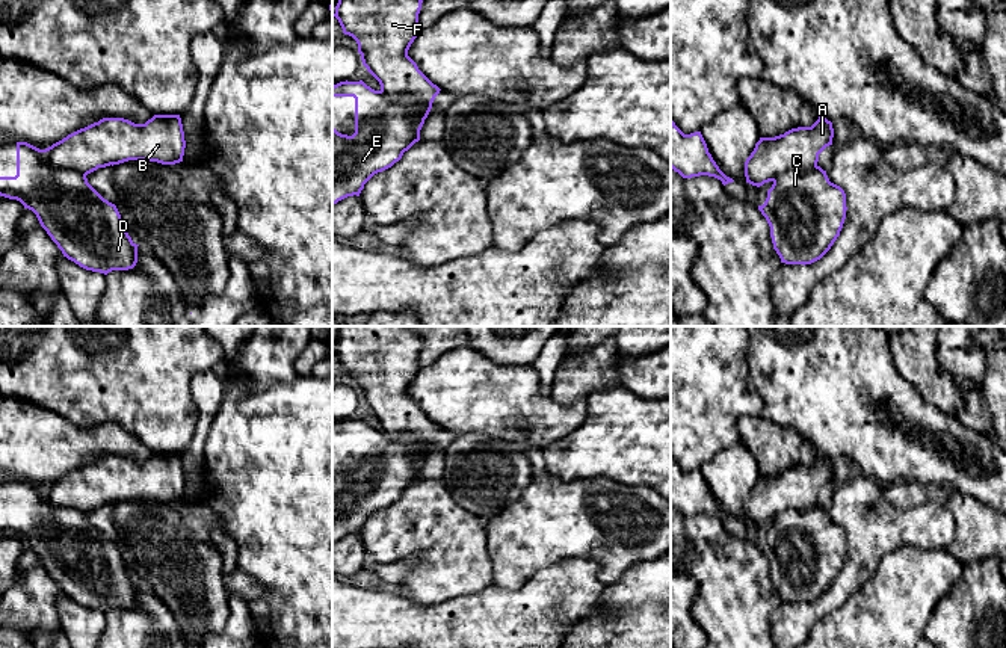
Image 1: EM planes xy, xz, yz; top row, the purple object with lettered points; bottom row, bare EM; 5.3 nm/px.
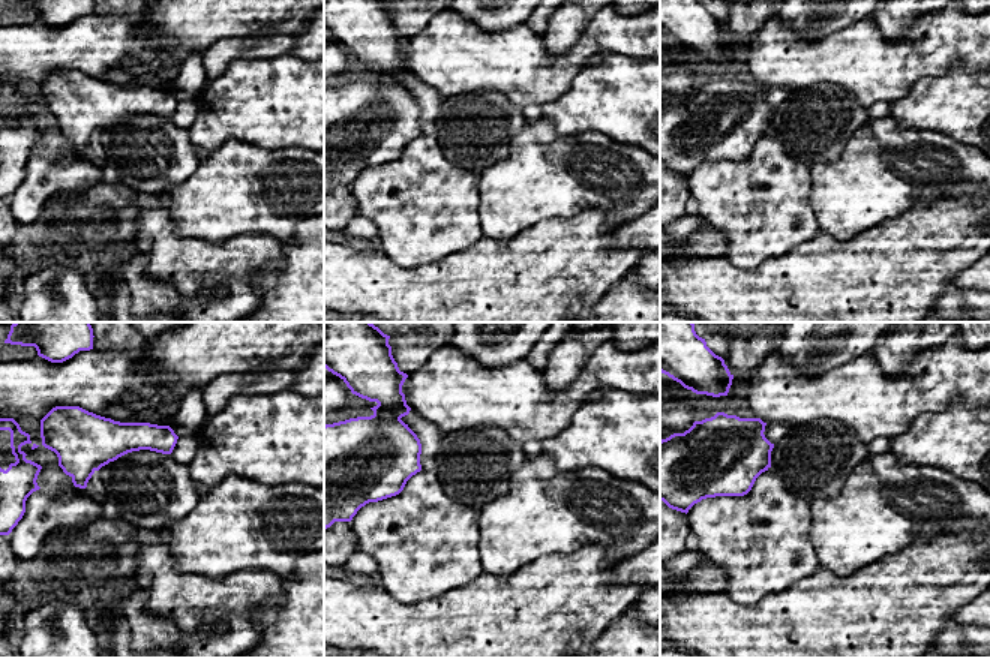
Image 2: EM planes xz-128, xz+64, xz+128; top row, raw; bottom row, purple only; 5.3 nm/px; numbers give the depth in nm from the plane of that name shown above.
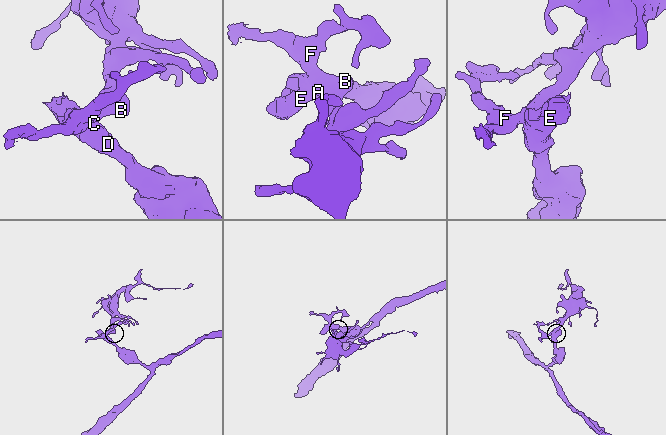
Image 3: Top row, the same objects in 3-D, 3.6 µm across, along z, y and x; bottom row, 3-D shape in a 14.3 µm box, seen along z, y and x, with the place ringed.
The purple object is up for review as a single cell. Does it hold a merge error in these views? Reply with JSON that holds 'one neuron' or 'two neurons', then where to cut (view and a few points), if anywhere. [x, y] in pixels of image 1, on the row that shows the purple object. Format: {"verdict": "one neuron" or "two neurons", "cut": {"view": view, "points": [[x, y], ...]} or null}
{"verdict": "two neurons", "cut": {"view": "xz", "points": [[381, 89], [407, 97], [416, 106], [413, 121], [420, 129]]}}

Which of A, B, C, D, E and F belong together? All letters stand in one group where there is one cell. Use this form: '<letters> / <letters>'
A B F / C D E

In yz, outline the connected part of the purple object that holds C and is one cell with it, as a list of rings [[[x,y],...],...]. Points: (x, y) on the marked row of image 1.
[[[814,166],[810,171],[787,171],[773,178],[767,198],[758,210],[770,227],[773,249],[785,264],[811,264],[820,260],[834,245],[846,219],[846,193],[831,183],[826,171]]]

